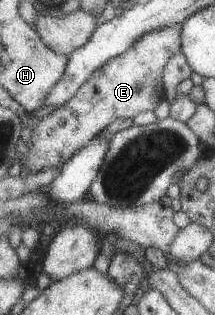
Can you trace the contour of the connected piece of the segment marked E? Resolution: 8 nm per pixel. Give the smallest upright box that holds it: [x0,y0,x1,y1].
[23,23,183,174]

